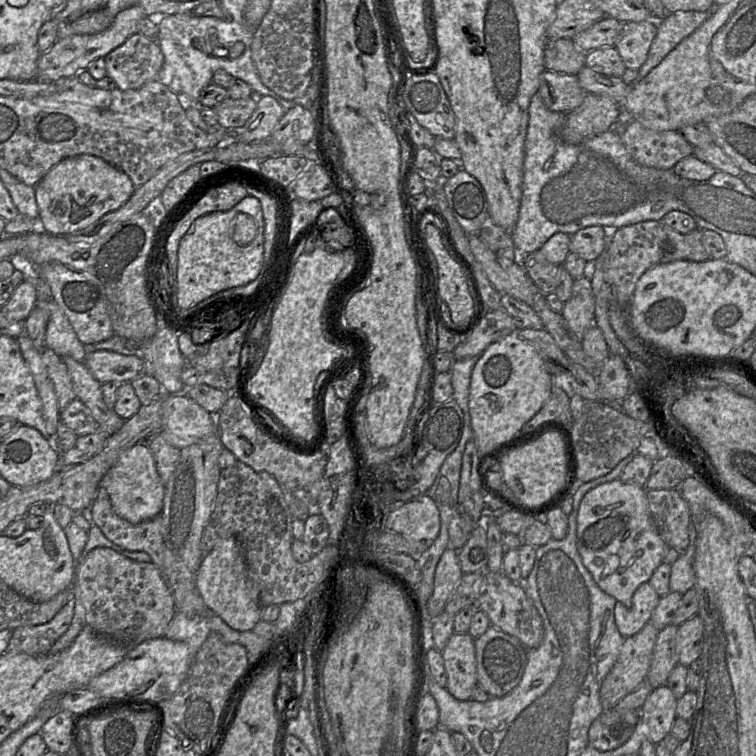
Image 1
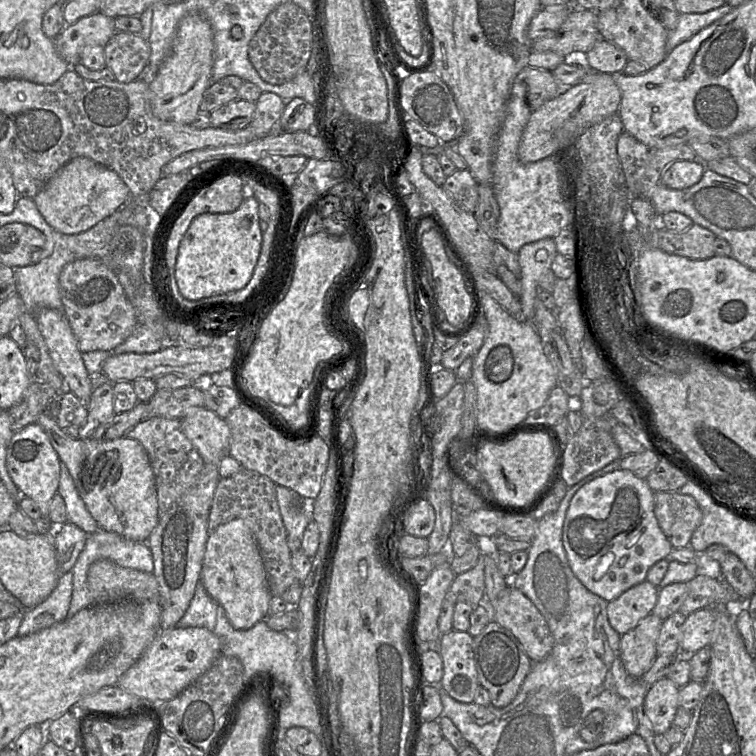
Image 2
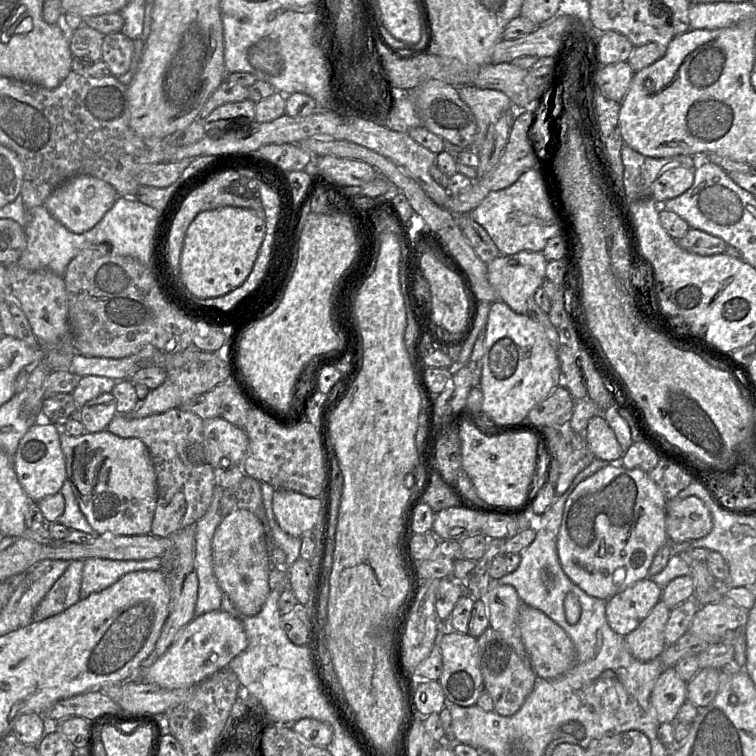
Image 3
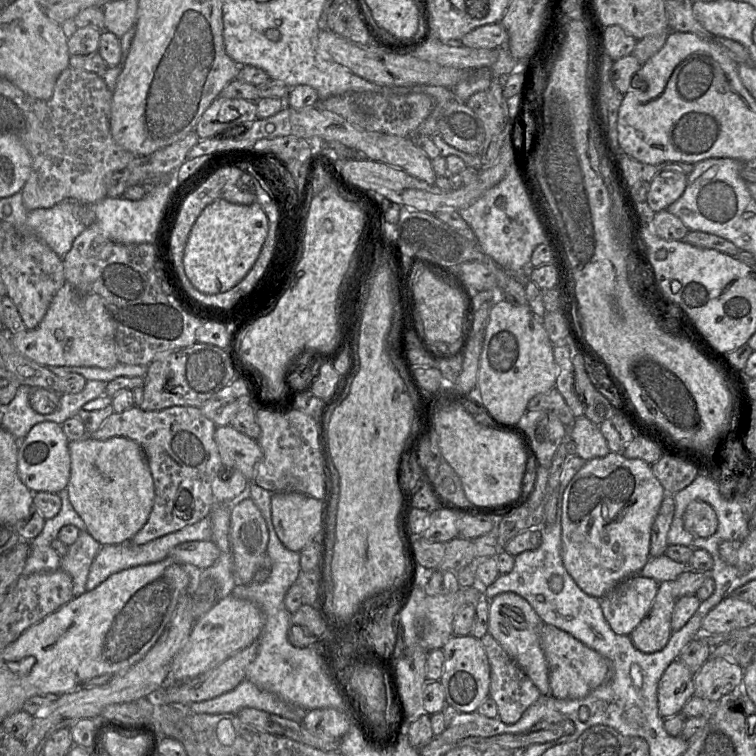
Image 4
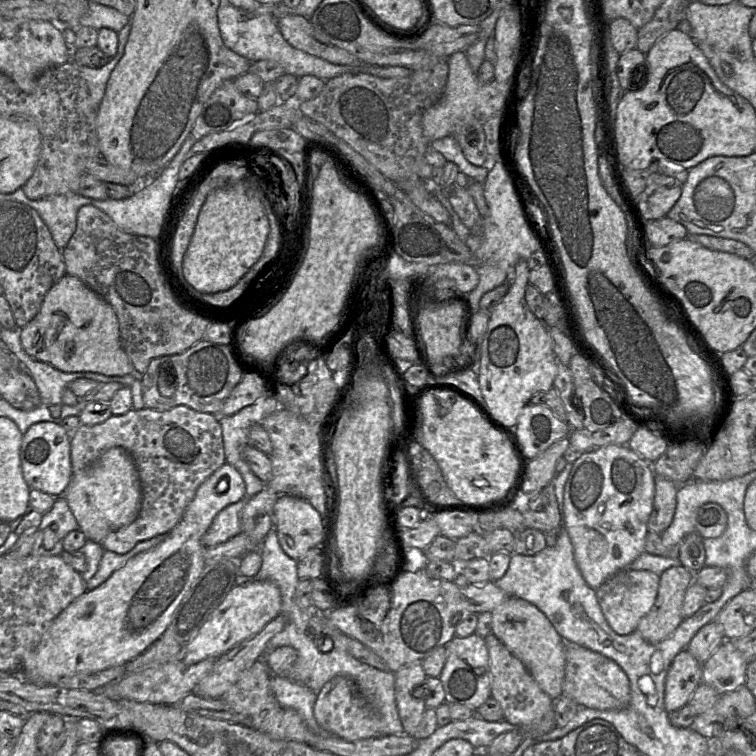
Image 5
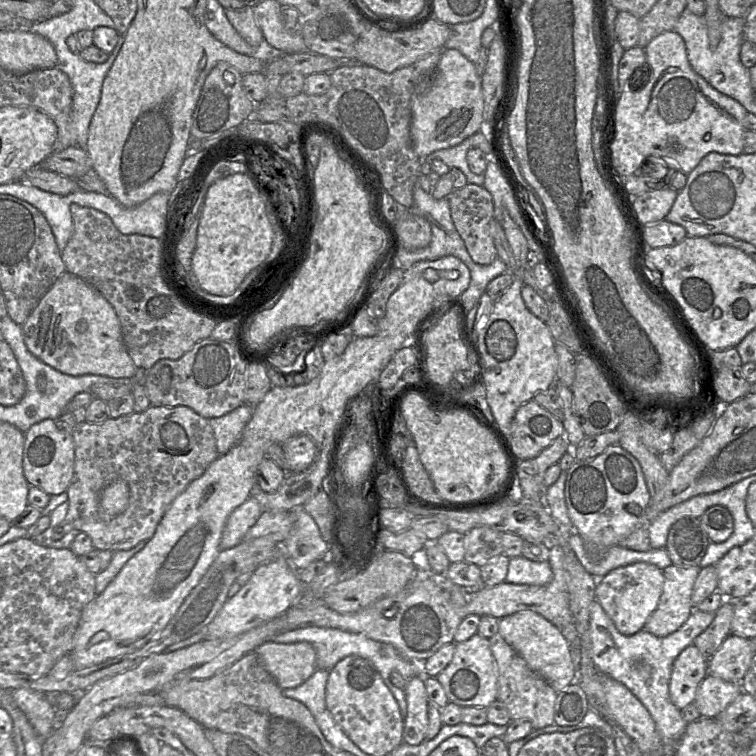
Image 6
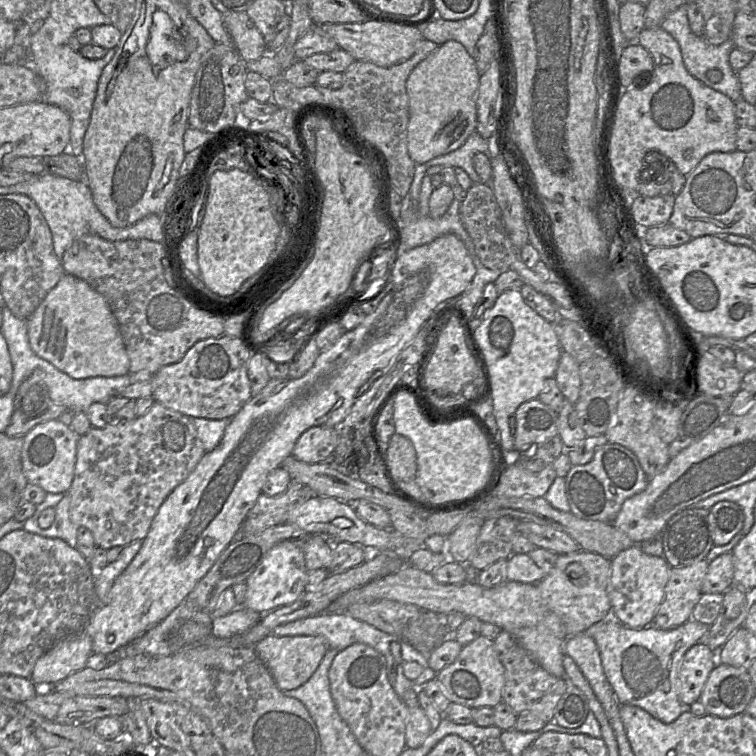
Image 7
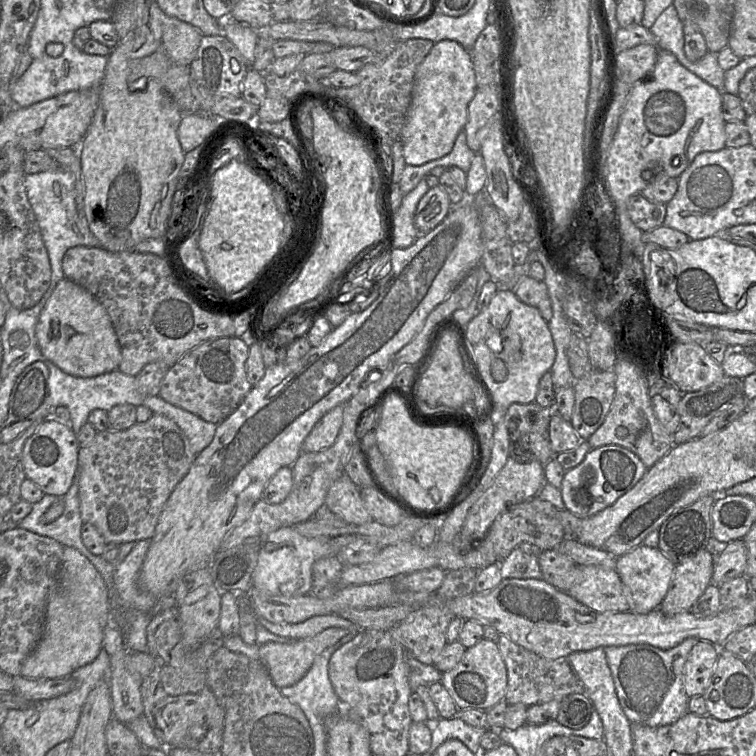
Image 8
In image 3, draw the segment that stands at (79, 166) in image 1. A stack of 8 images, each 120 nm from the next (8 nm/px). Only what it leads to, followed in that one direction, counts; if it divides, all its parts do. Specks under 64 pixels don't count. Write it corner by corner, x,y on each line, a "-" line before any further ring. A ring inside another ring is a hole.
80,175
55,189
43,206
68,230
82,234
92,229
103,218
118,197
118,193
109,183
90,175

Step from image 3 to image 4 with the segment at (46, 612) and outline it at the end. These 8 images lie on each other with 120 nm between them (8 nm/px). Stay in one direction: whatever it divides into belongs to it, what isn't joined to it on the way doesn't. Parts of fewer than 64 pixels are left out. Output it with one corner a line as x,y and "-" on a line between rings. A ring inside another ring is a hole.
80,531
80,536
68,546
67,554
61,559
60,568
72,579
74,597
86,591
89,570
100,548
101,545
87,531

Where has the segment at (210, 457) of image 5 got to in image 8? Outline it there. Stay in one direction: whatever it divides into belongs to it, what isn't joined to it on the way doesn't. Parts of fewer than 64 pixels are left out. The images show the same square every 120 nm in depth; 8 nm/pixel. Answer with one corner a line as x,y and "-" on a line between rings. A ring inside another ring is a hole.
153,414
152,417
146,422
136,422
132,427
126,430
113,431
108,429
104,432
97,432
95,438
87,446
80,447
78,452
77,468
79,469
80,473
79,500
80,513
83,523
90,523
94,525
103,536
106,544
112,542
117,544
123,544
126,542
151,540
165,503
167,502
176,485
184,478
184,476
189,471
195,457
196,455
192,452
189,441
184,432
175,422
160,414

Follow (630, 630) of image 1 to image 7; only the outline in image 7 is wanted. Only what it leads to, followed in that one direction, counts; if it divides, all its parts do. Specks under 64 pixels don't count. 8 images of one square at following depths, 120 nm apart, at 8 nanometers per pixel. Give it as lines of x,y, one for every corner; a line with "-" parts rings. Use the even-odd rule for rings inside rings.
633,545
614,556
611,559
611,572
607,587
612,617
631,629
651,625
664,598
670,569
664,557
646,554
639,545

